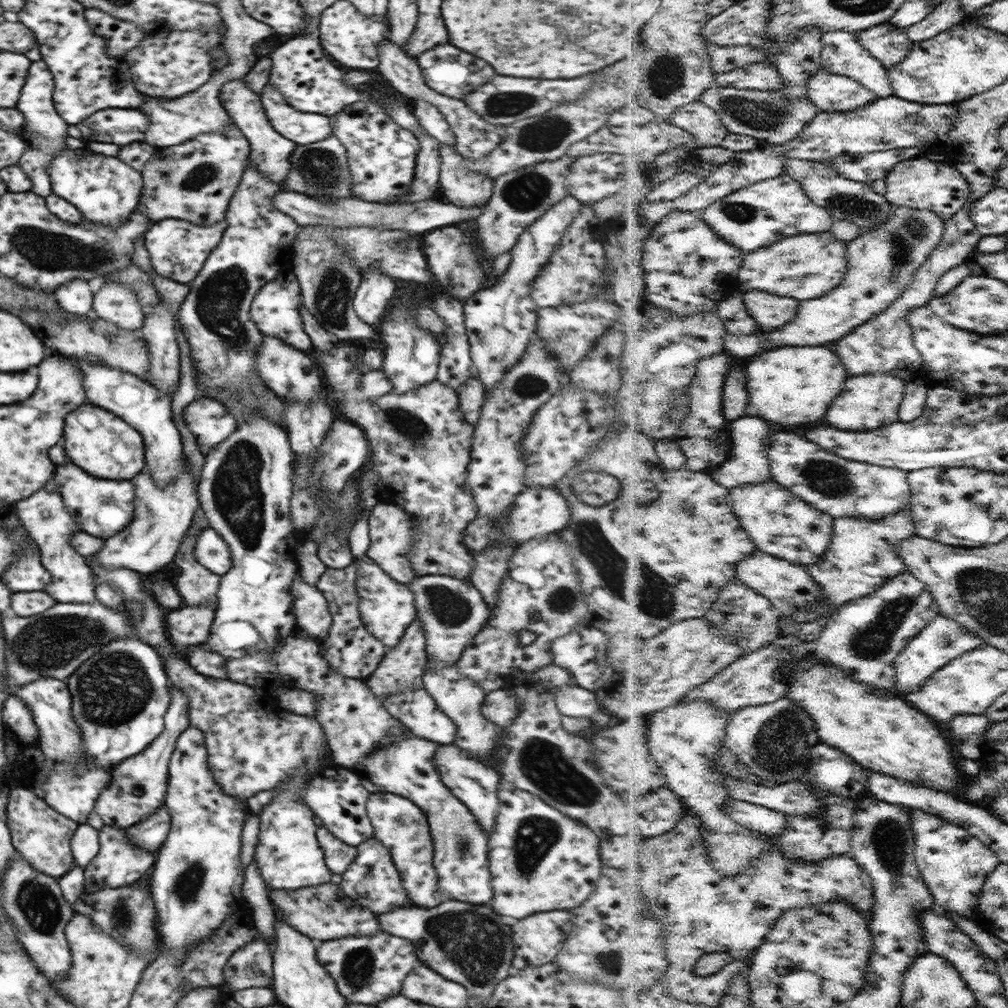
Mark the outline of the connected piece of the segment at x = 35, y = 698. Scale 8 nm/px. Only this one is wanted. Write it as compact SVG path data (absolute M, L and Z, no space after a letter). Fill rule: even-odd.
M39 678L21 686L15 694L30 707L34 722L39 730L39 749L44 755L46 768L26 784L48 806L79 825L87 824L88 816L94 811L96 799L112 780L111 770L101 769L84 750L81 728L72 716L72 695L66 680Z

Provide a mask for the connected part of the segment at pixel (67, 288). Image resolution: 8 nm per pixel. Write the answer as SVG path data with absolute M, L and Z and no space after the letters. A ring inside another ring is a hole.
M69 280L56 287L53 293L62 310L80 317L92 314L93 293L87 280Z

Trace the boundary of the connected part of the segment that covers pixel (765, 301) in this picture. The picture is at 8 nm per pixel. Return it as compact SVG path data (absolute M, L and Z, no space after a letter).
M745 291L745 301L747 305L750 304L750 312L754 312L758 322L762 324L762 330L766 332L782 328L800 314L800 300L774 296L770 292Z

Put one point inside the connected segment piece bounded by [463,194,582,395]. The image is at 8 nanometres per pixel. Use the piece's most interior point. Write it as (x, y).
(499, 321)

